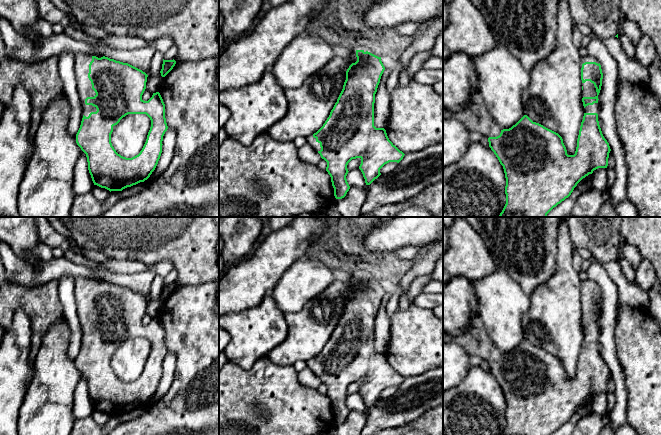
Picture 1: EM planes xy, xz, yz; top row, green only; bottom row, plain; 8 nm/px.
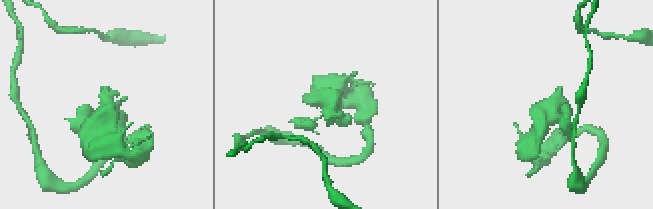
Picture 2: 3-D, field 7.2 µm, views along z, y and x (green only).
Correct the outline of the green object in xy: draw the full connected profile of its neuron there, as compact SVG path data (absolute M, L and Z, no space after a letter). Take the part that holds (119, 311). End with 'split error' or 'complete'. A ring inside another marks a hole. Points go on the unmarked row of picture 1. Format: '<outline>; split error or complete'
M74 277L74 294L77 303L77 313L82 327L82 345L76 358L76 367L86 378L88 394L94 409L111 415L122 415L147 404L155 394L162 377L162 365L168 353L165 342L165 328L159 316L153 317L148 325L142 323L146 313L148 299L142 294L108 281L98 282L93 279ZM128 338L146 338L151 344L151 351L146 366L140 377L132 382L126 382L116 376L111 367L113 351Z; split error

